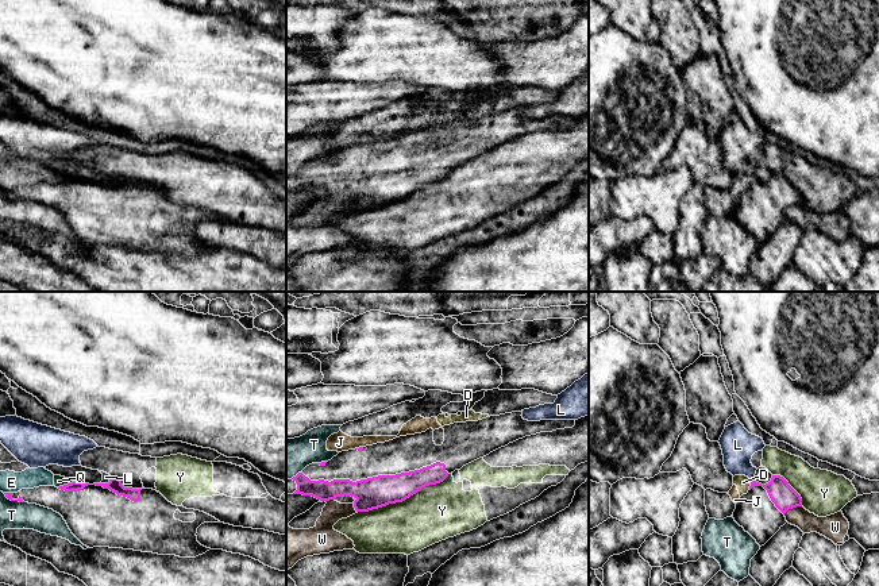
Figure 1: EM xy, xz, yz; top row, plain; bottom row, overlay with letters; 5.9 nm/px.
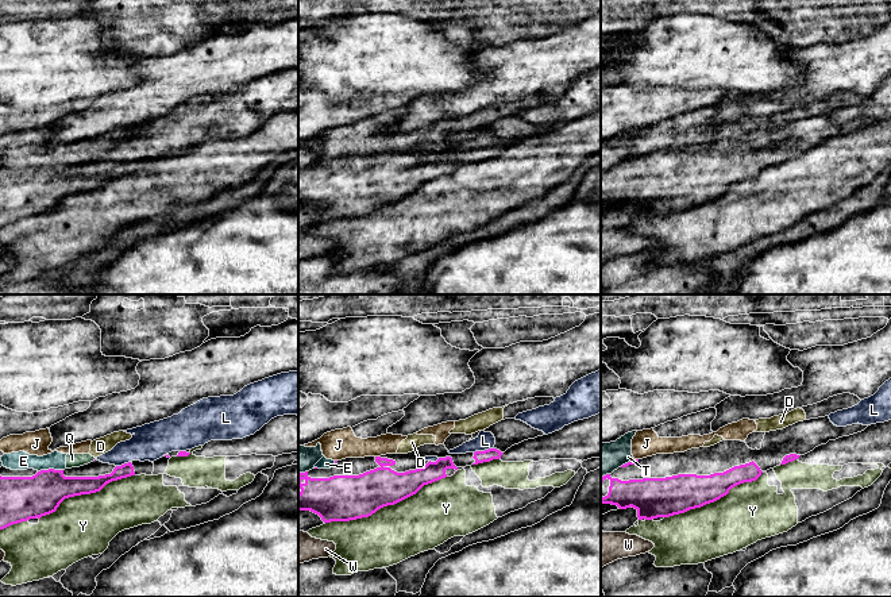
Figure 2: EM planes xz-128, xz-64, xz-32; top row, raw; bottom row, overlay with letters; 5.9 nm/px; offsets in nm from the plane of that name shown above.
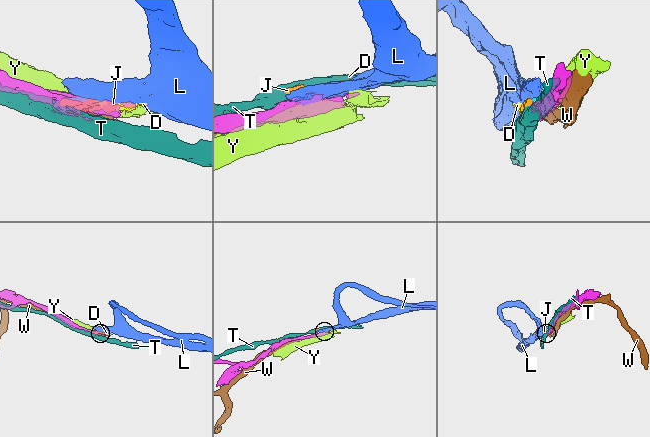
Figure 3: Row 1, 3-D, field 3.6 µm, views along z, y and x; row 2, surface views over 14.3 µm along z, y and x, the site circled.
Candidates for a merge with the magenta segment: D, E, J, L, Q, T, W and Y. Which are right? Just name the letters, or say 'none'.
none

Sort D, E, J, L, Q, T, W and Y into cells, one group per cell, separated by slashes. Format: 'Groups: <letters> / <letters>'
Groups: D E J Q / L / T / W / Y

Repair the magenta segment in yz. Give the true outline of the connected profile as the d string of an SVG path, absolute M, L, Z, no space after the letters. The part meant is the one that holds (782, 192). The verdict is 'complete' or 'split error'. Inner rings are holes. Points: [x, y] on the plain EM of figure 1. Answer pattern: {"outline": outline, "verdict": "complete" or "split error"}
{"outline": "M772 173L766 182L751 180L732 215L762 244L787 220L784 211L797 204L802 204L801 193L783 174Z", "verdict": "split error"}

